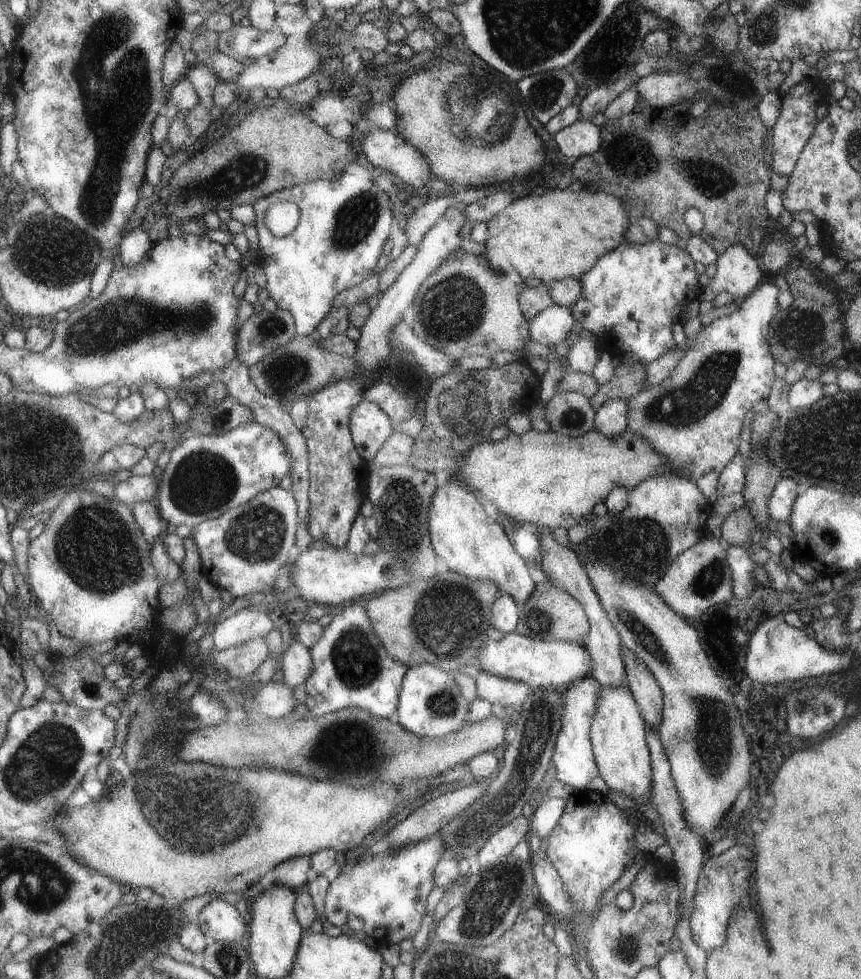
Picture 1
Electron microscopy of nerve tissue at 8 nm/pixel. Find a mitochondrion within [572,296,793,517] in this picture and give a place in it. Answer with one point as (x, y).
(705, 390)

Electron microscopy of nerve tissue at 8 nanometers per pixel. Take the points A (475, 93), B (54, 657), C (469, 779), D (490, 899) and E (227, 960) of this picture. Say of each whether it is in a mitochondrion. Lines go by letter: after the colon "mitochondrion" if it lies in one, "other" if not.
A: mitochondrion
B: other
C: other
D: mitochondrion
E: mitochondrion

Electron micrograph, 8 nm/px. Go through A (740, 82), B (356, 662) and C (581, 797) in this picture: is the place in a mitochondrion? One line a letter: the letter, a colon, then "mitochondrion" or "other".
A: mitochondrion
B: mitochondrion
C: other

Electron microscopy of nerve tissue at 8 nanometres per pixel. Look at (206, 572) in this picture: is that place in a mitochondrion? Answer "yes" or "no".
no

